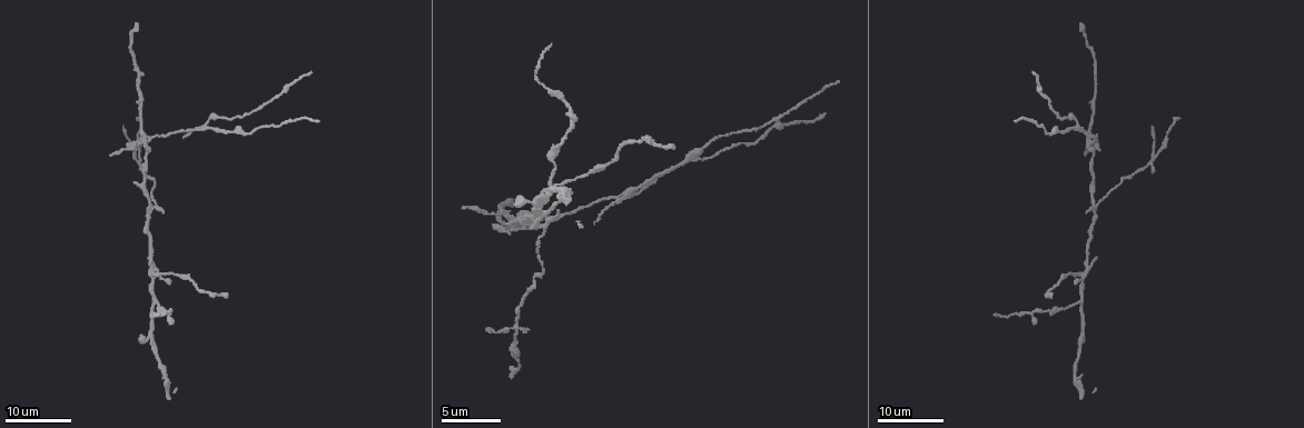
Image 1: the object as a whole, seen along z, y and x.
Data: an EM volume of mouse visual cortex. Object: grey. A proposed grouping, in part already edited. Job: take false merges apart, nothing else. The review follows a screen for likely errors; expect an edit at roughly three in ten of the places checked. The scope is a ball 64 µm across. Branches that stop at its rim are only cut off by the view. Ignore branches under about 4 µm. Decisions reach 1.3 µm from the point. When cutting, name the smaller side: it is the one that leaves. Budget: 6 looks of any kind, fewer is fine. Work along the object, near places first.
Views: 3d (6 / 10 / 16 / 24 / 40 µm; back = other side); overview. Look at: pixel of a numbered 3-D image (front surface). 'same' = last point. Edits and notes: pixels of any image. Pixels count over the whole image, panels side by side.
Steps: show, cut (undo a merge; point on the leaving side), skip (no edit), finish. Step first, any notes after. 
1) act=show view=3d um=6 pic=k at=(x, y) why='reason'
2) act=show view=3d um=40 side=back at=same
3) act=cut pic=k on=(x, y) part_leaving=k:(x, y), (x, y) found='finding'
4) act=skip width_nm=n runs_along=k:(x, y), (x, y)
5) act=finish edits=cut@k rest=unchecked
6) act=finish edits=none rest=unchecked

act=show view=3d um=24 pic=1 at=(1090, 143) why='looks like a crossing'

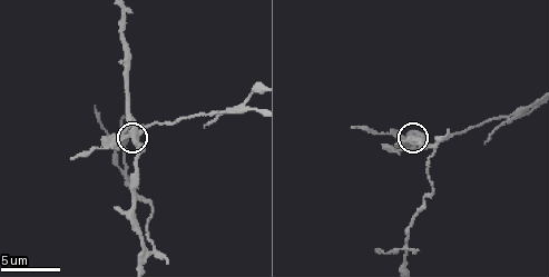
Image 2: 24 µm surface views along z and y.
act=show view=3d um=10 pic=2 at=(133, 134) why='closer look'

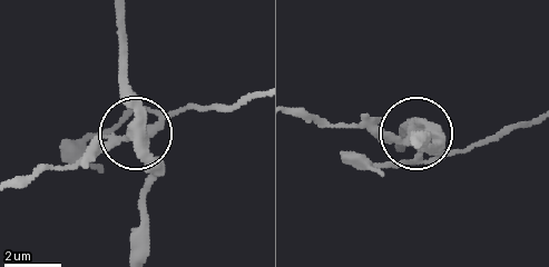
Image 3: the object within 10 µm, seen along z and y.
act=cut pic=3 on=(98, 139) width_nm=390 part_leaving=3:(141, 138), (175, 114), (226, 109), (254, 97) found='two neurons meet here'

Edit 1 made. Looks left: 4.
act=show view=3d um=24 pic=1 at=(1033, 311) why='three-way junction'

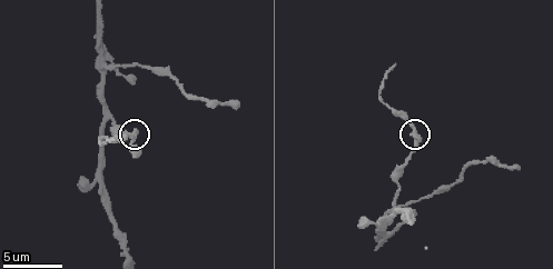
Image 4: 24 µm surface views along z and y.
act=show view=3d um=10 pic=4 at=(135, 136)

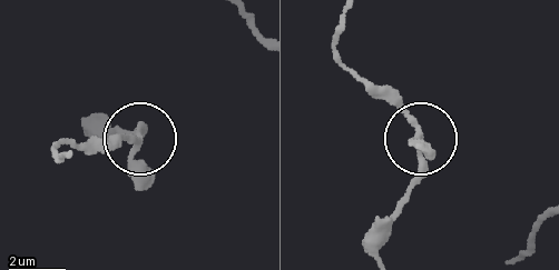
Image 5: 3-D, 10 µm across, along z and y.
act=skip arms=3 found='one neuron here'

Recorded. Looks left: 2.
act=show view=3d um=6 pic=4 at=(109, 119) why='three arms meet'

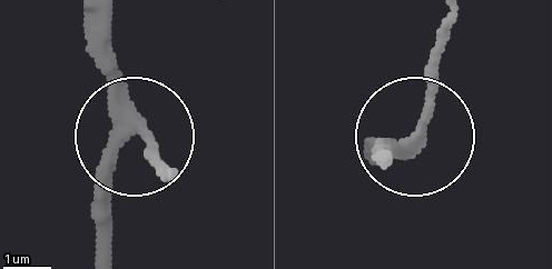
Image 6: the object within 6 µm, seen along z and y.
act=skip side_arm_um=17 runs_along=6:(100, 22), (116, 106), (156, 149), (159, 173) found='one neuron here'

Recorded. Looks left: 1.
act=finish edits=cut@3 rest=unchecked

